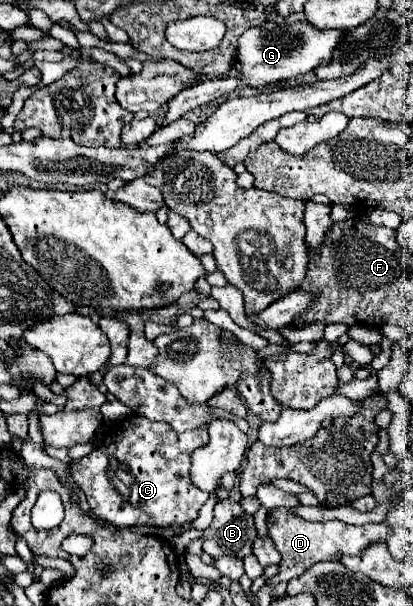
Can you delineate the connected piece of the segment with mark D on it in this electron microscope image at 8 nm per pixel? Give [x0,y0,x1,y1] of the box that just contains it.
[268,508,390,586]

